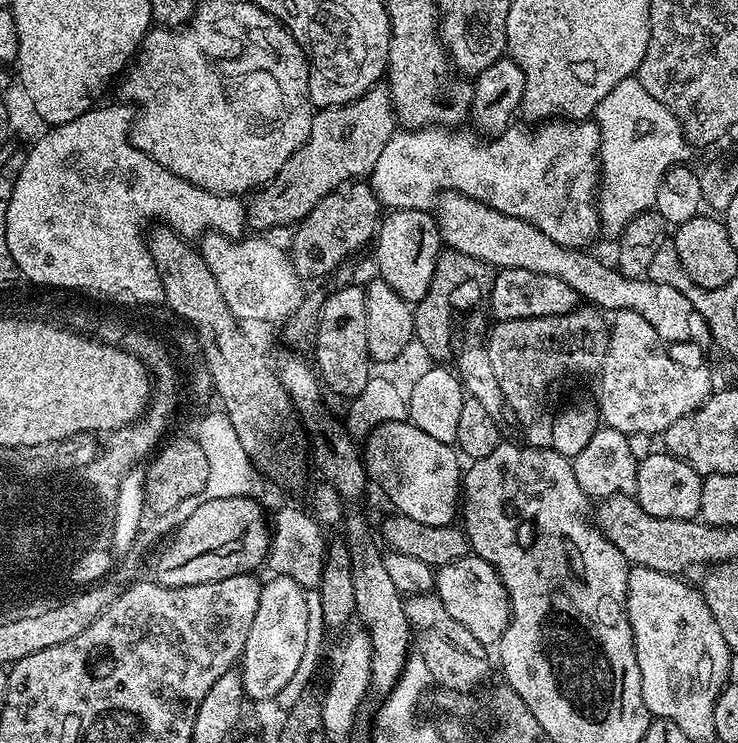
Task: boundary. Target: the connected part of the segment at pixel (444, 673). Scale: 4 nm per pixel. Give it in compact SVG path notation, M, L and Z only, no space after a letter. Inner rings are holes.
M436 595L407 597L404 600L404 613L408 615L415 651L422 662L426 662L426 670L430 670L433 681L441 689L471 692L485 683L483 680L488 676L489 649L447 612L446 606L442 606Z

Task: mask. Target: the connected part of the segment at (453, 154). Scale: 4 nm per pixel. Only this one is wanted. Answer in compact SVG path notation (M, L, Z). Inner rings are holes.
M563 118L549 119L547 122L533 127L536 128L533 132L528 128L516 127L517 126L509 126L504 132L500 133L500 135L484 139L481 139L481 137L472 130L469 130L469 132L460 132L464 130L449 130L444 126L397 131L395 137L390 142L386 142L386 150L382 150L382 155L378 158L378 162L374 162L374 170L370 174L372 189L376 191L376 196L379 198L381 205L388 210L413 208L414 210L426 212L437 203L438 197L441 194L469 196L472 200L480 200L483 204L488 204L491 208L502 214L513 216L519 220L525 220L527 224L532 224L538 230L542 230L542 234L546 234L546 238L554 238L554 242L558 242L558 246L577 248L579 250L587 249L589 247L587 244L590 243L596 235L601 235L602 232L600 209L598 207L598 189L600 187L601 177L600 127L591 119L566 120Z

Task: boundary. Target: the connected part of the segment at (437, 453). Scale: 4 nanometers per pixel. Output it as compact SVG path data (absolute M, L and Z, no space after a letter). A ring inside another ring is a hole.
M390 421L368 433L362 444L362 459L369 477L388 495L399 515L414 518L414 522L422 522L426 526L451 525L455 516L457 519L458 501L462 496L462 464L460 468L461 457L453 445L438 442L438 438L430 438L430 434L422 434L422 430L411 422Z

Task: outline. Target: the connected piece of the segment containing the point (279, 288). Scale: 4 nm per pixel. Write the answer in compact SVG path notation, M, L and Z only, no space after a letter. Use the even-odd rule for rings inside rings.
M209 232L199 241L198 251L214 282L218 282L218 290L222 290L226 306L237 320L257 320L260 324L287 321L298 310L298 306L302 306L306 295L305 281L296 272L291 255L285 249L283 252L274 241L264 240L268 238L248 239Z

